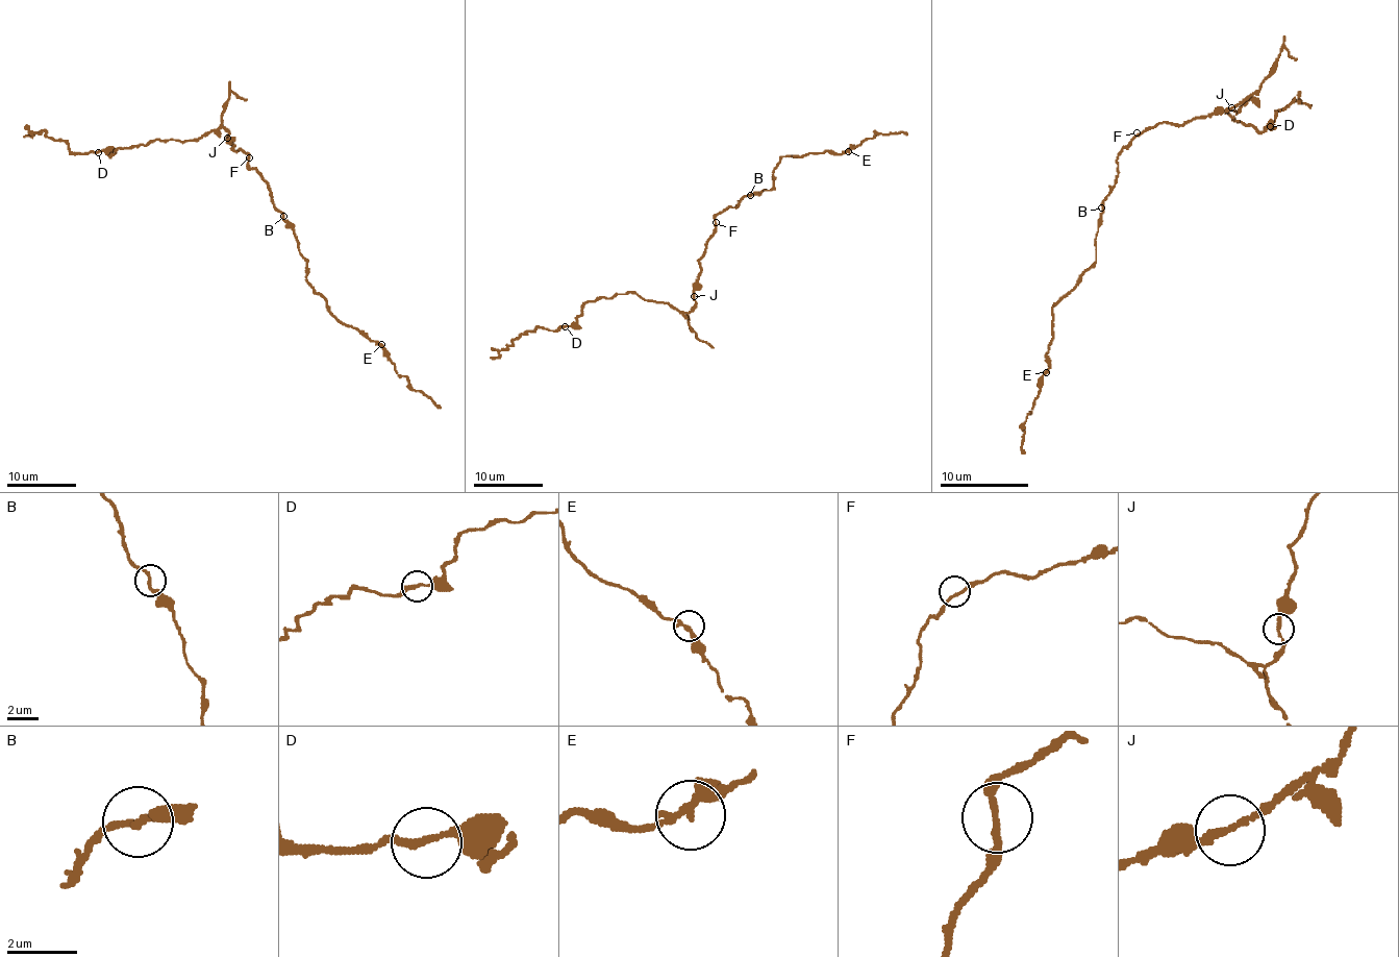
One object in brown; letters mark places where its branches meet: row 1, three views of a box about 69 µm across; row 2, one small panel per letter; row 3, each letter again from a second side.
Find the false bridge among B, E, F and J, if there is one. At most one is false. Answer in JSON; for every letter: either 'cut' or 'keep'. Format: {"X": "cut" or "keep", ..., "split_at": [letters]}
{"B": "keep", "E": "keep", "F": "keep", "J": "cut", "split_at": ["J"]}

